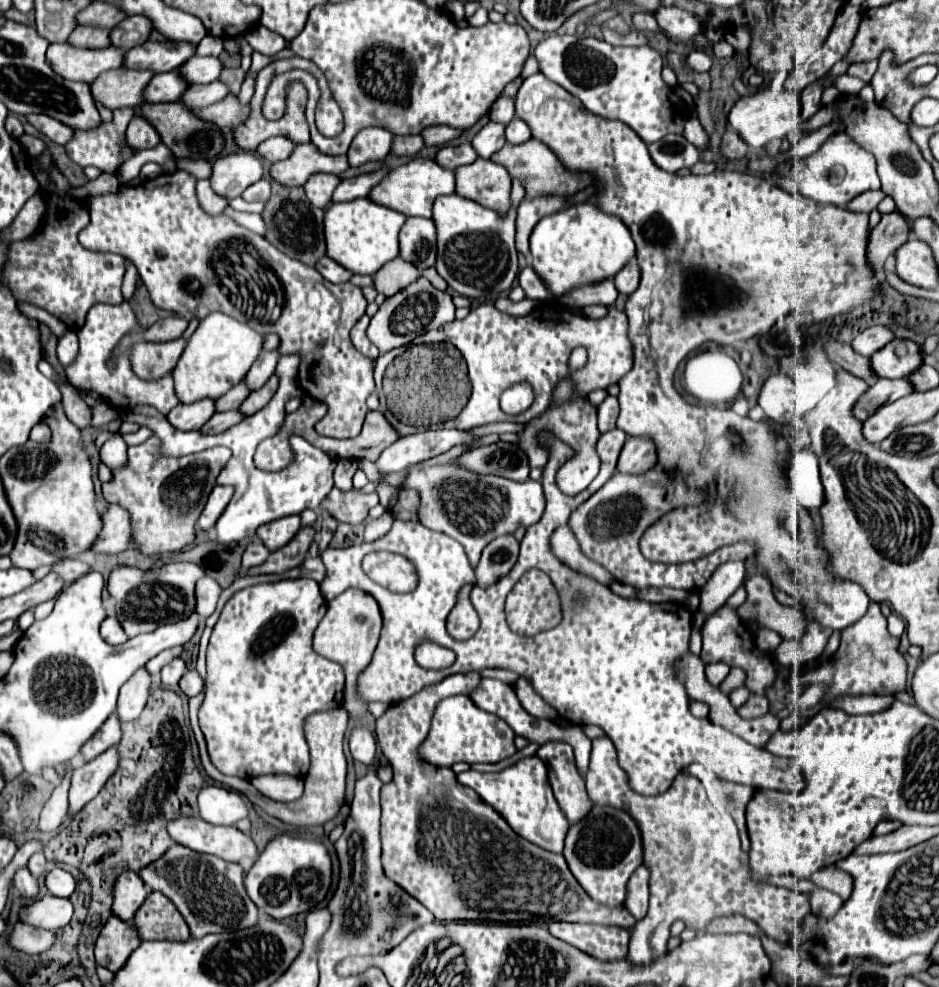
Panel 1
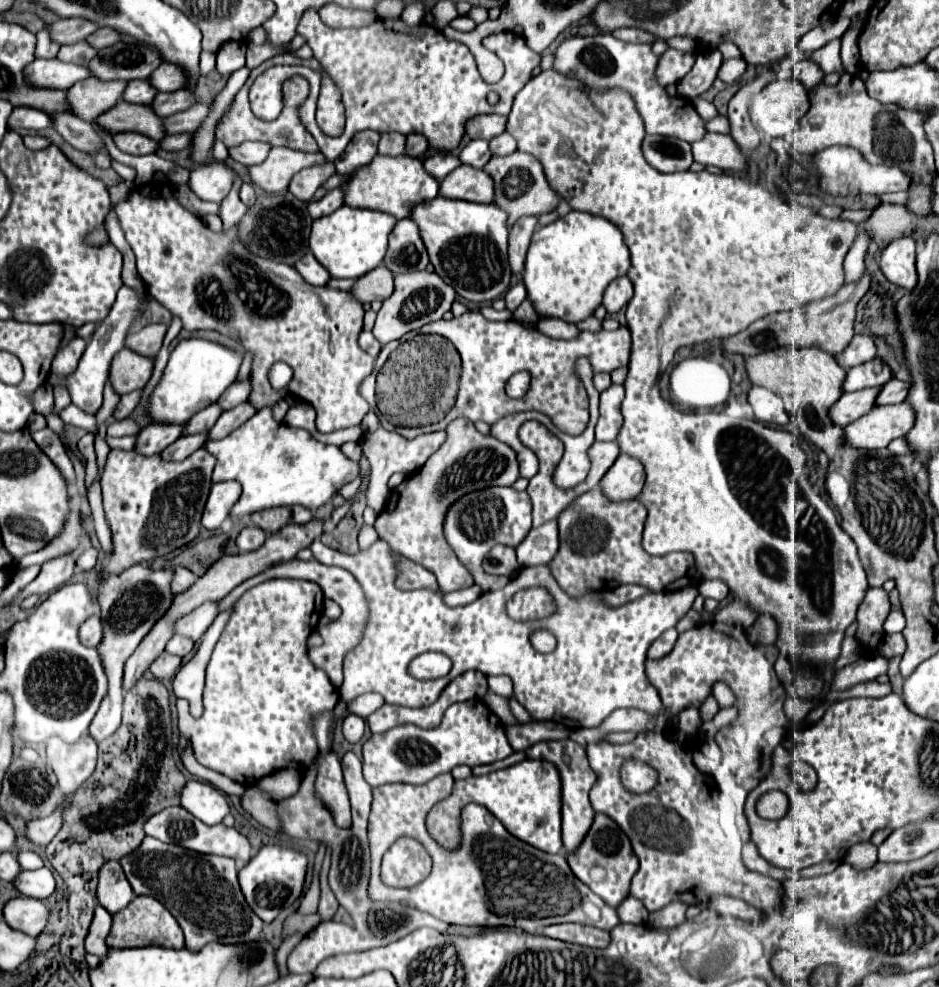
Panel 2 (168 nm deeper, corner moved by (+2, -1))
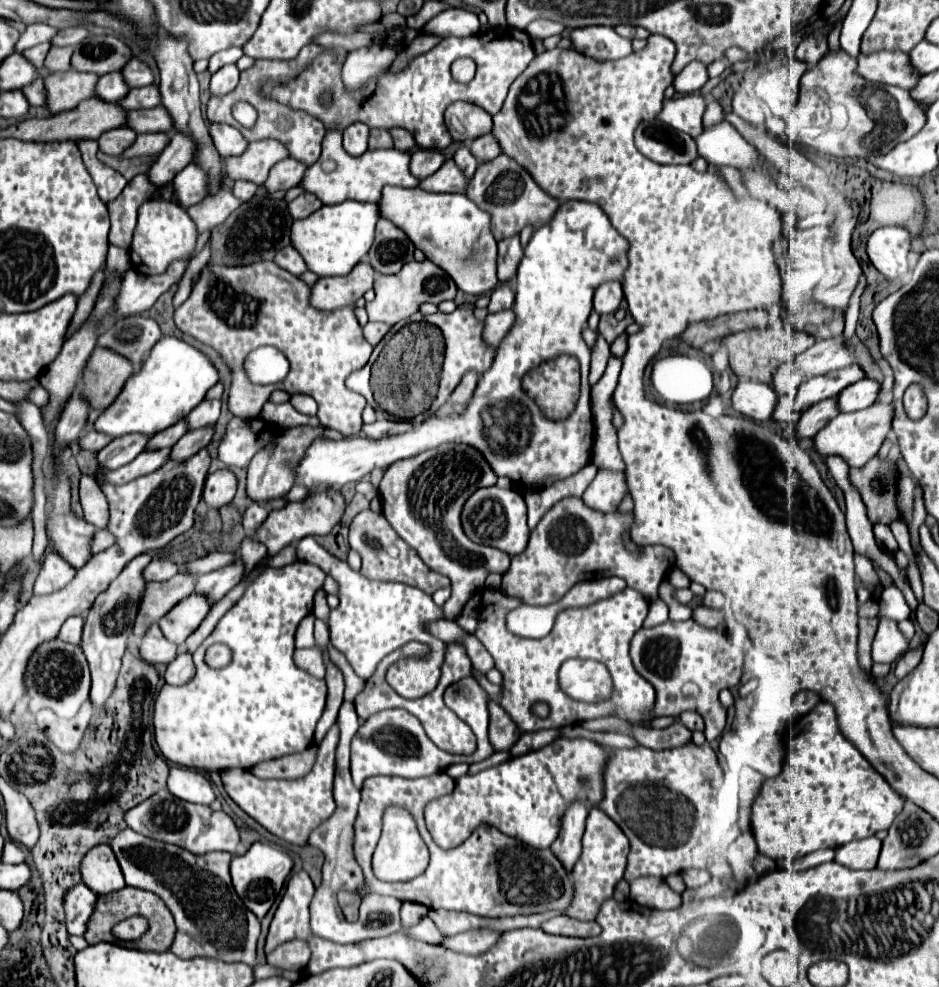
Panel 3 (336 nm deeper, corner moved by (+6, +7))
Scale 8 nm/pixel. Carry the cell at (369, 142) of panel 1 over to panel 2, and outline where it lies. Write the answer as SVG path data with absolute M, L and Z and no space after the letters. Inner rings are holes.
M374 130L358 132L350 140L348 148L344 150L344 154L334 162L336 164L336 172L338 174L352 174L356 168L370 164L370 160L378 152L378 140L380 140L380 134L374 132Z

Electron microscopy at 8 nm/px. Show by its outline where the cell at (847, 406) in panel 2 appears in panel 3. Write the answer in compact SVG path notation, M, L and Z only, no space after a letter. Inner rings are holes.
M826 398L826 400L820 400L820 402L812 404L802 414L802 418L800 418L798 426L796 426L796 436L800 436L800 438L816 436L818 430L822 430L838 414L840 414L840 408L838 408L836 398Z

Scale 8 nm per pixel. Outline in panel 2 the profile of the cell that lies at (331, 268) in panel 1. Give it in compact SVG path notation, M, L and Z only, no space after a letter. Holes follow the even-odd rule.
M312 254L304 256L304 260L298 260L298 262L294 264L294 268L296 268L296 270L300 272L300 276L302 276L308 284L312 284L312 286L326 286L326 282L330 280L326 268L320 266L318 260L316 260Z

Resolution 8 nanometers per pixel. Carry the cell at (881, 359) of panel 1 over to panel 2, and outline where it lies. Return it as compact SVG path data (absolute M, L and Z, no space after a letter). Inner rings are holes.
M874 358L866 364L848 370L844 380L844 392L856 392L862 388L882 388L890 378L890 368L882 360Z

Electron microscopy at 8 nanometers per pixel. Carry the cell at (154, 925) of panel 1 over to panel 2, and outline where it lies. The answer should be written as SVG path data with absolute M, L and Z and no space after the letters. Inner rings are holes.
M136 896L126 908L112 914L112 928L106 938L110 948L144 948L144 946L162 946L162 948L182 948L184 936L182 928L174 920L174 916L154 898Z

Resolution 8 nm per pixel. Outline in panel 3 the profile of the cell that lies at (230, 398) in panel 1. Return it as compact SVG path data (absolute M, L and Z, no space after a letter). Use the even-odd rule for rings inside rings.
M186 418L176 422L174 426L162 430L160 434L154 434L152 436L152 444L148 444L148 448L166 448L166 446L172 446L176 444L184 434L188 432L188 424L186 424Z

